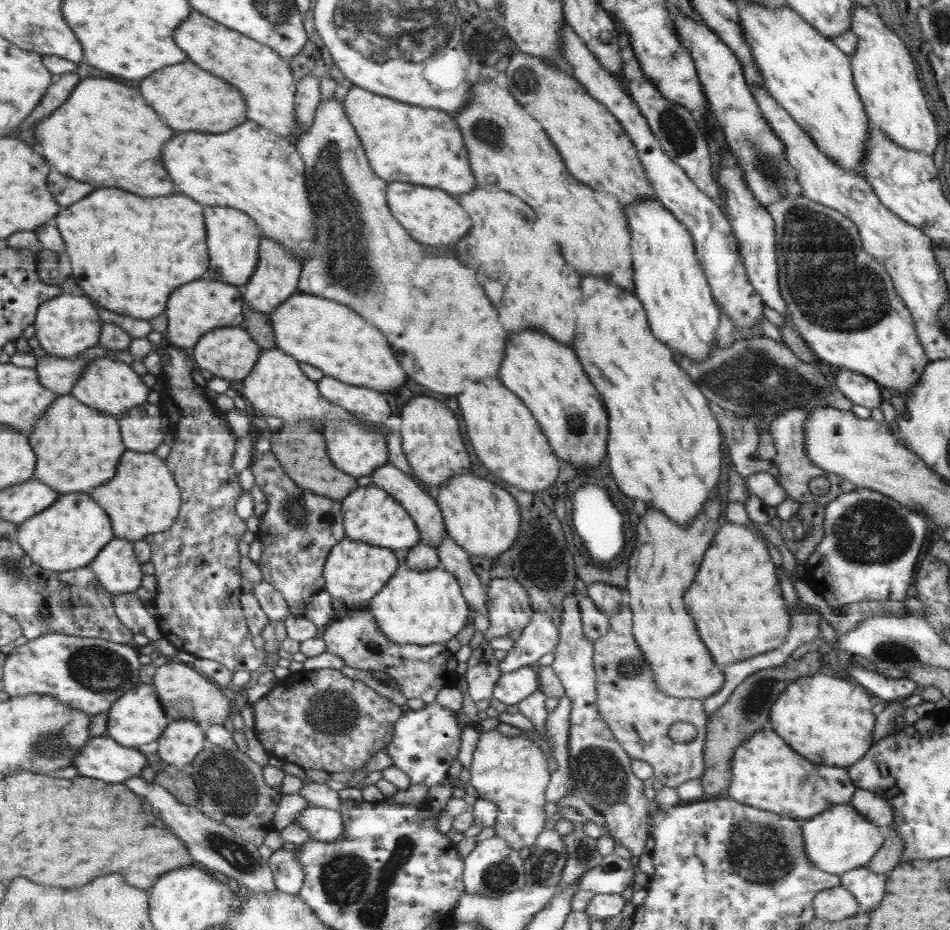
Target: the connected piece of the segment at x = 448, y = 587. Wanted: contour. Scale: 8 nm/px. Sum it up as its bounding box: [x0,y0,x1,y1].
[369,564,470,644]

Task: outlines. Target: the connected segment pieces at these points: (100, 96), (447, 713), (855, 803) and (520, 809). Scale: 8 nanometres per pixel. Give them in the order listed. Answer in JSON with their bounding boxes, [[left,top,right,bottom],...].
[[36,78,174,196],[386,701,460,787],[850,789,894,830],[470,729,551,850]]

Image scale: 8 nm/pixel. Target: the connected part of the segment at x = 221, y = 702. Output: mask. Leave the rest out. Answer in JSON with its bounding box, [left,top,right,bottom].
[152,659,230,726]

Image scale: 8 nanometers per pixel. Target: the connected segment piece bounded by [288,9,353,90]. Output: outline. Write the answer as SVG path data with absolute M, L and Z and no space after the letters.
M310 9L306 12L306 15L303 16L303 25L308 42L306 42L304 48L301 48L300 52L295 54L290 62L288 62L292 69L292 74L295 75L296 80L306 75L314 75L319 79L322 77L330 77L336 80L342 88L348 90L348 88L353 85L353 82L348 80L344 76L344 73L337 68L322 37L314 28L312 15L313 12L312 9Z

